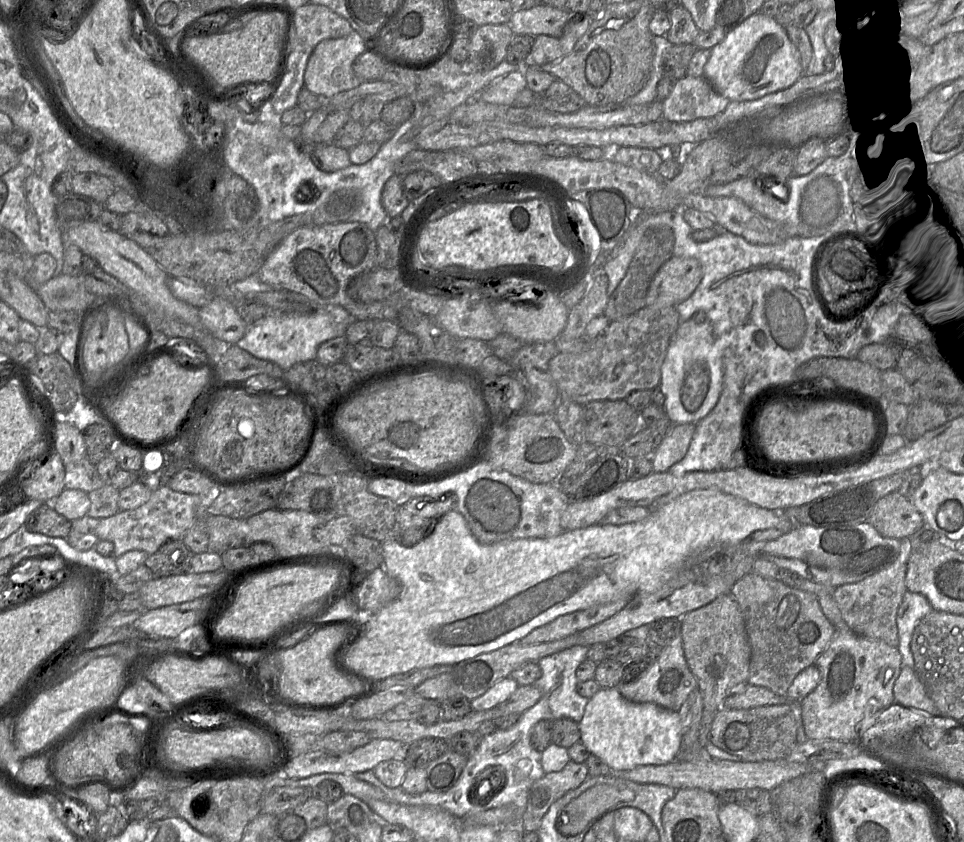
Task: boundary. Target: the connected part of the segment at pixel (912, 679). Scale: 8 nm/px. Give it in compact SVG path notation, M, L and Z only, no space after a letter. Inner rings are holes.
M902 665L893 687L894 702L912 709L921 709L933 715L940 715L934 702L927 694L913 668Z

